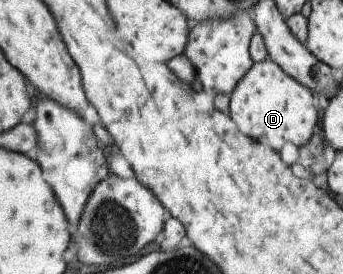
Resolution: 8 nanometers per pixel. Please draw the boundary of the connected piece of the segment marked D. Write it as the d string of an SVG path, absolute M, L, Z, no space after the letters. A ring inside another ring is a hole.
M268 57L253 62L248 71L242 75L238 83L228 94L228 115L236 123L238 131L260 141L264 145L280 151L285 143L293 143L296 147L304 145L312 133L312 127L318 121L320 111L312 105L310 90L281 71Z

